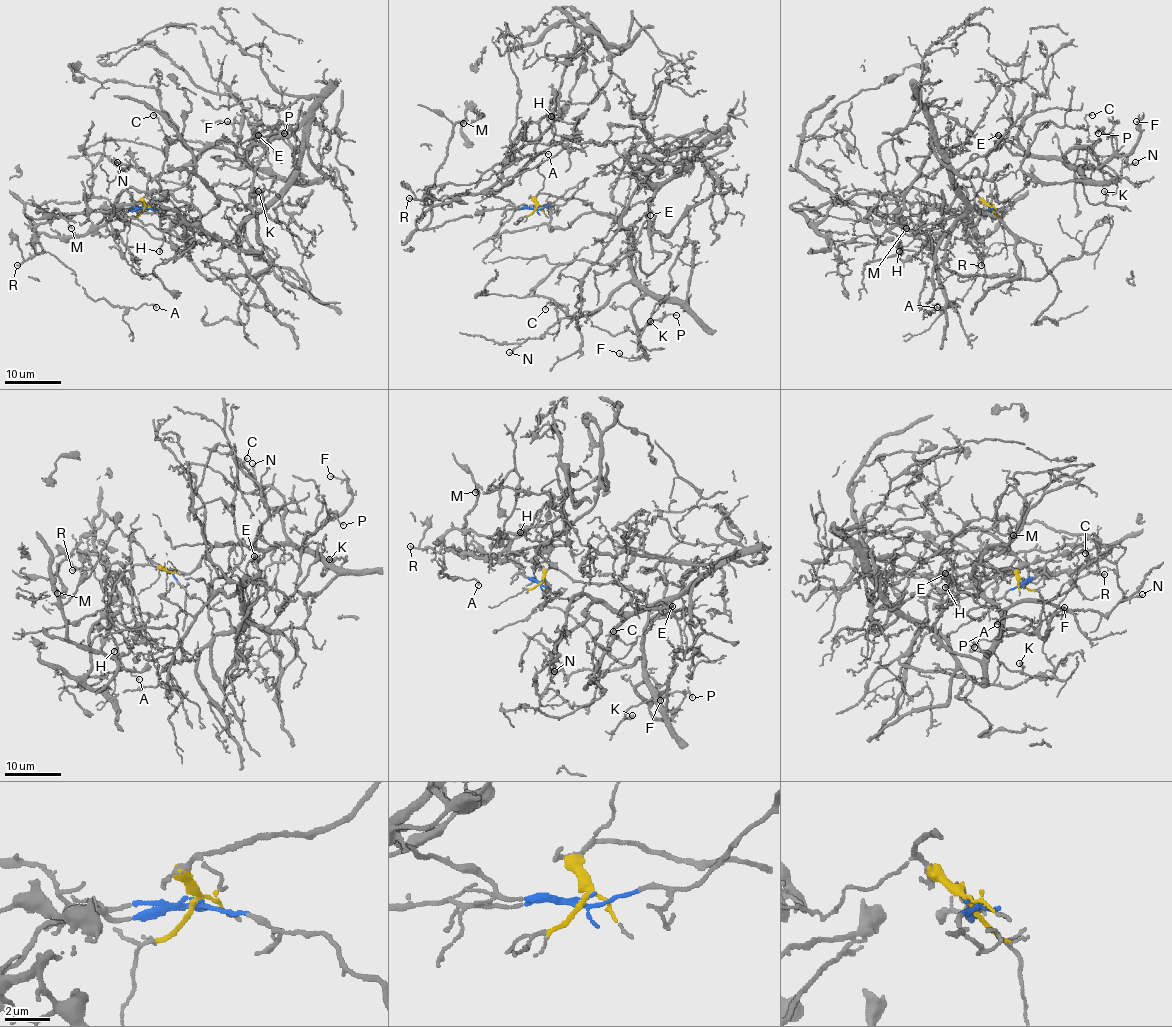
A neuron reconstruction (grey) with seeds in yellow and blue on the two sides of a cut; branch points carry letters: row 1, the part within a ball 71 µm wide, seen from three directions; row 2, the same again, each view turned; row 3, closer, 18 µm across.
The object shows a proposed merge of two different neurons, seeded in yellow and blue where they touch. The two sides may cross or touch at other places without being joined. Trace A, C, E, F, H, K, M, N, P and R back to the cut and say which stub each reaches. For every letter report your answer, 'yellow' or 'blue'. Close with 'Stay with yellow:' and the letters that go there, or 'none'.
A: blue
C: yellow
E: yellow
F: yellow
H: blue
K: yellow
M: blue
N: yellow
P: yellow
R: blue
Stay with yellow: C, E, F, K, N, P

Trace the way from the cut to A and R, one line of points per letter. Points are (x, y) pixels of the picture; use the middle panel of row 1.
A: (536, 208), (516, 207), (481, 192), (431, 207), (427, 199), (464, 196), (505, 166), (549, 153)
R: (536, 208), (516, 207), (481, 192), (459, 194), (433, 206), (427, 199), (433, 199), (409, 197)

